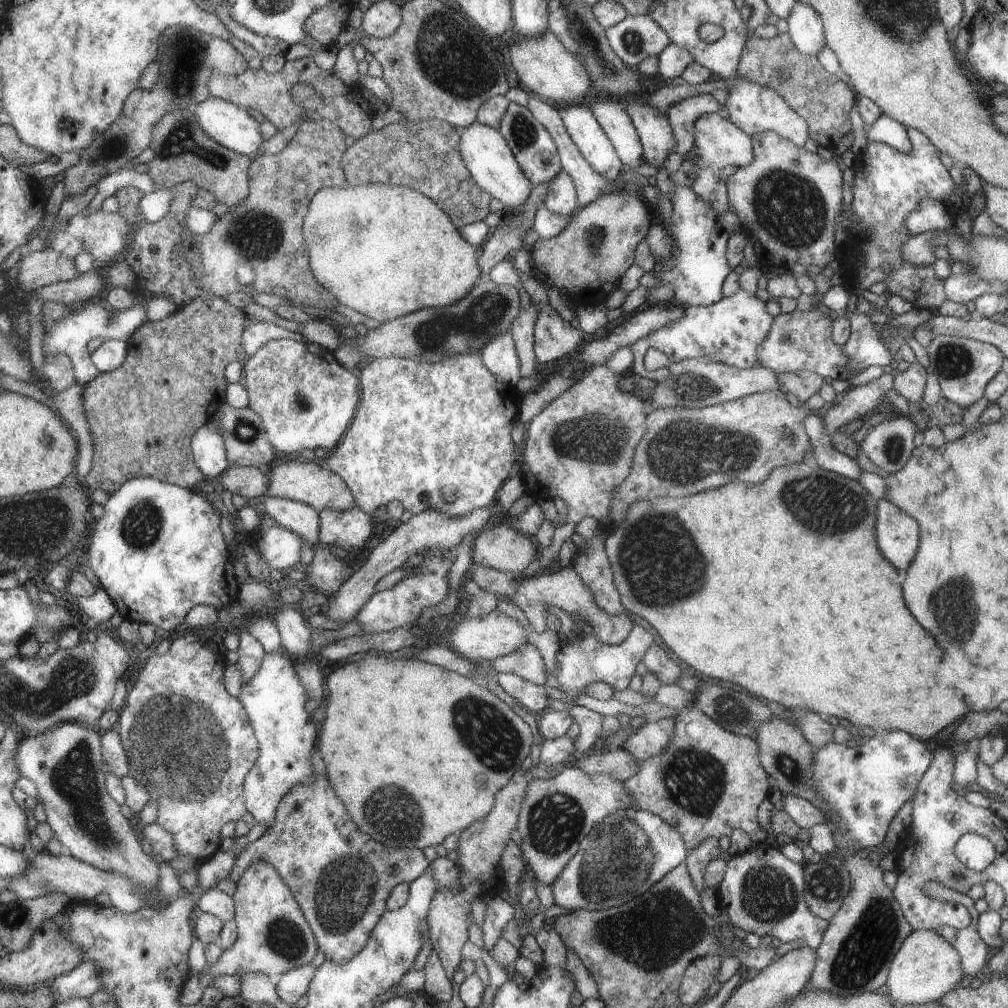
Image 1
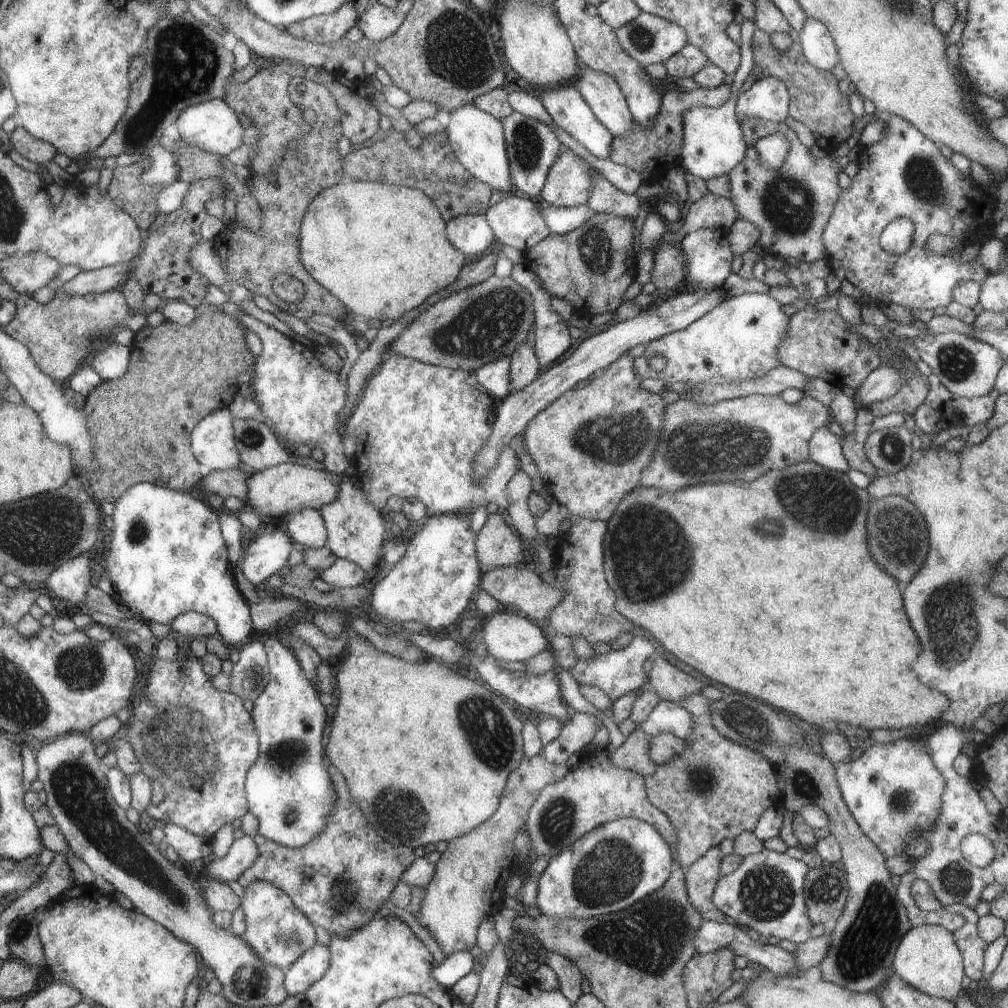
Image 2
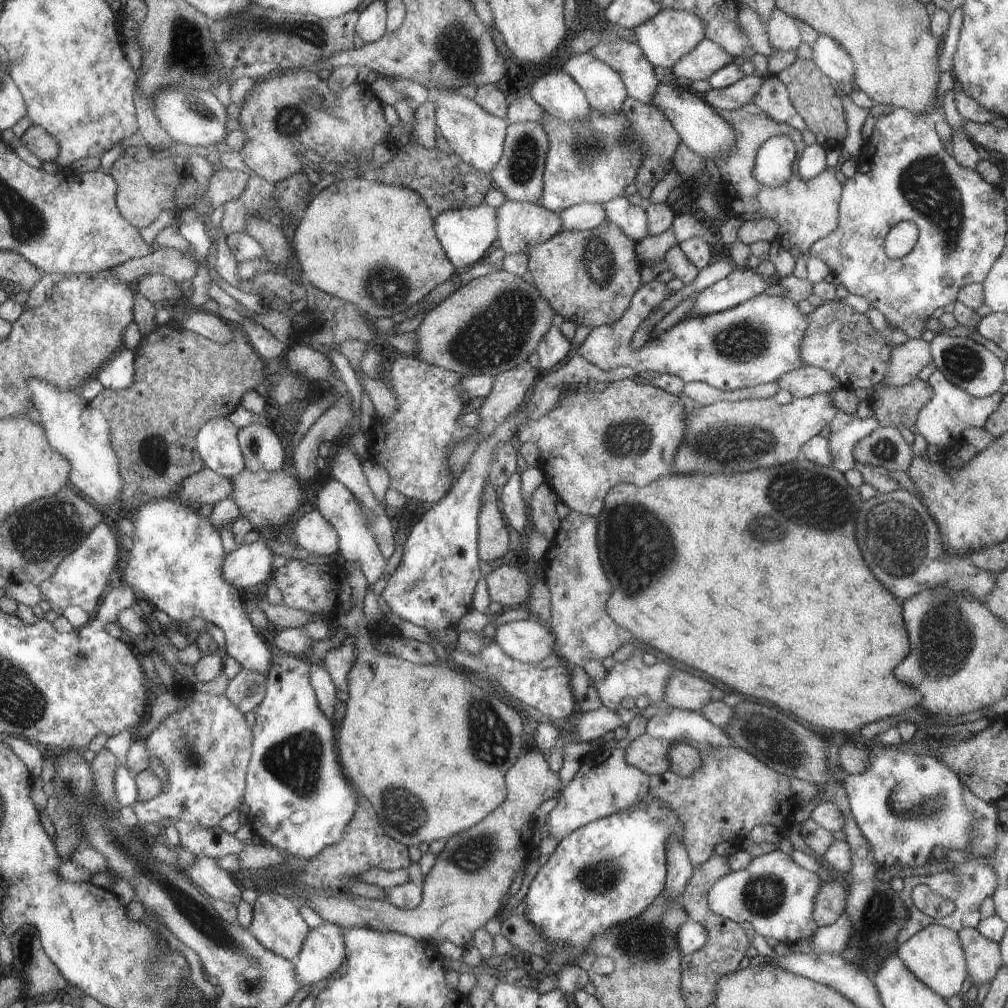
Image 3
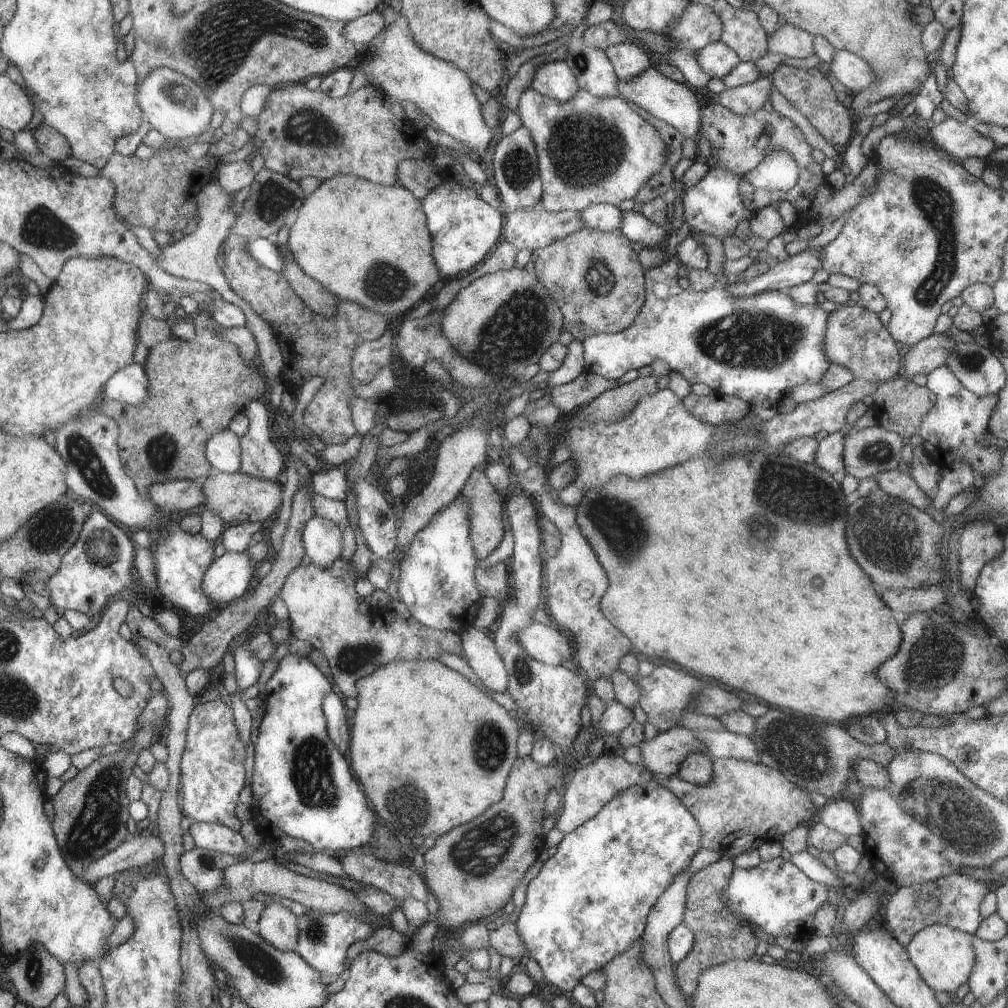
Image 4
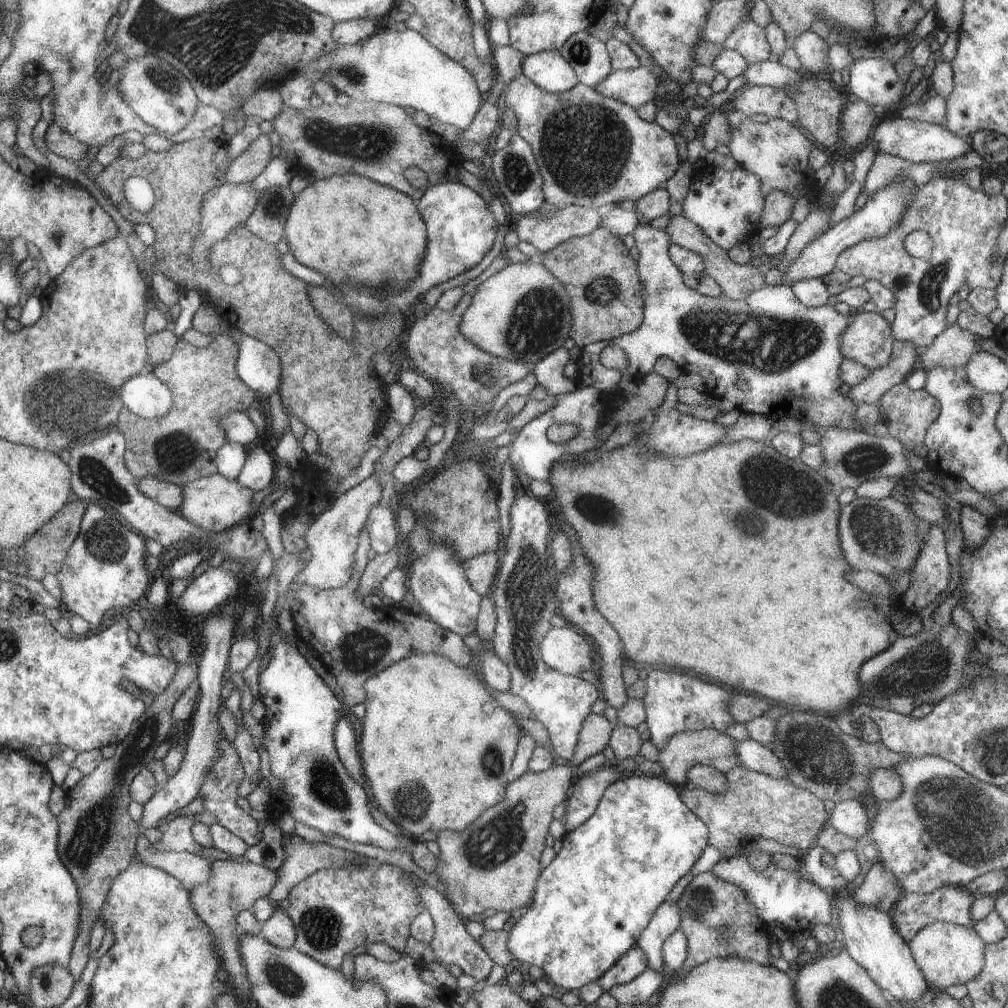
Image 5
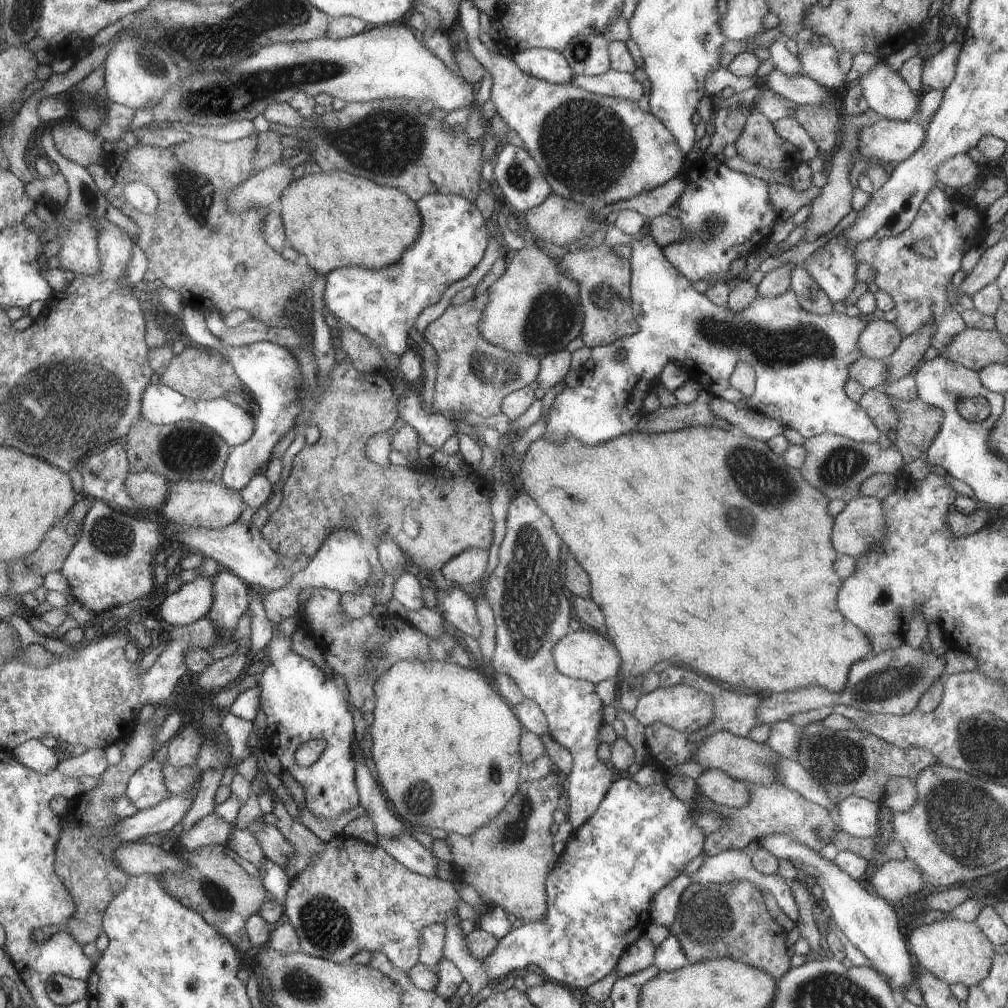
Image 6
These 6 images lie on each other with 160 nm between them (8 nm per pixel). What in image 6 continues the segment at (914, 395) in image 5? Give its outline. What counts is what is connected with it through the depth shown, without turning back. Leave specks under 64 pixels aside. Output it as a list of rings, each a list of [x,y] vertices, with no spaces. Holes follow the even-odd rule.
[[[892,399],[899,414],[896,443],[904,462],[914,462],[932,444],[943,423],[944,413],[939,408],[926,405],[920,399],[901,401]]]

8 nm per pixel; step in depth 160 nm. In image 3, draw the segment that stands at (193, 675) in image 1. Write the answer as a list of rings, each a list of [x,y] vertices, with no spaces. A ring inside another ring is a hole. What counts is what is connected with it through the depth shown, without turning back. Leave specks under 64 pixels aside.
[[[189,684],[187,687],[181,688],[177,696],[178,700],[191,697],[192,701],[186,708],[165,718],[164,722],[145,741],[150,754],[156,755],[156,758],[165,766],[169,780],[162,794],[132,805],[141,826],[148,822],[167,823],[172,820],[181,820],[214,828],[219,825],[224,816],[230,814],[238,804],[242,803],[242,796],[245,796],[246,762],[251,760],[253,742],[252,730],[248,728],[248,724],[244,720],[244,713],[226,694],[214,695],[200,692],[200,690],[192,690]]]

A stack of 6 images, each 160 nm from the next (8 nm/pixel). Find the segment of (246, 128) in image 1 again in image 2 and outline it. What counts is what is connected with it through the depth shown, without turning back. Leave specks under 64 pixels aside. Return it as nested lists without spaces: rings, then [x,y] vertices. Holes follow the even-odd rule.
[[[212,99],[182,109],[175,120],[180,140],[192,147],[218,156],[227,156],[242,144],[242,124],[235,111],[224,99]]]

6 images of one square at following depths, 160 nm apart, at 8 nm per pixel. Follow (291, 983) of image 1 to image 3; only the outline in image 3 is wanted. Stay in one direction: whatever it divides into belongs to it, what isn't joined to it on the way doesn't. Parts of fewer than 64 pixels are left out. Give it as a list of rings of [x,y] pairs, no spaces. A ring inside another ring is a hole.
[[[324,923],[307,934],[303,948],[291,960],[303,986],[315,985],[344,964],[343,928],[336,923]]]

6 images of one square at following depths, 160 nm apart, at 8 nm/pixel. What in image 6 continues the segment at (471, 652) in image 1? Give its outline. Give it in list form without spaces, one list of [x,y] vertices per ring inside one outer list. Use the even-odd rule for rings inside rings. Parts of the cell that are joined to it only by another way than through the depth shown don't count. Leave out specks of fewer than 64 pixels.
[[[588,628],[572,631],[562,637],[553,649],[553,657],[562,674],[581,678],[595,685],[602,680],[614,680],[614,676],[622,668],[621,654],[615,643],[610,642],[606,635],[592,632],[592,629]]]

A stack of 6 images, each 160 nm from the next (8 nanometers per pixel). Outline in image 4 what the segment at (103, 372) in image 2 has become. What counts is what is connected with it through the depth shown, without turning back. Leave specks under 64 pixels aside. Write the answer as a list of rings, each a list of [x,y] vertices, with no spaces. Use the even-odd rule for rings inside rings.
[[[132,363],[120,369],[107,382],[108,400],[118,400],[124,406],[140,406],[149,398],[149,378],[145,368]]]

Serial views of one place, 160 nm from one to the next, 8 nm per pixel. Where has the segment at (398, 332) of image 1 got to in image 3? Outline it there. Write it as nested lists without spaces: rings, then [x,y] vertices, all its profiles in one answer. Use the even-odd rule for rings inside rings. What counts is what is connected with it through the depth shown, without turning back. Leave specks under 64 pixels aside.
[[[496,270],[460,285],[450,296],[430,309],[416,330],[420,353],[415,356],[444,370],[458,373],[462,378],[472,375],[496,377],[522,365],[530,354],[537,352],[540,341],[551,330],[556,317],[558,315],[554,308],[533,283],[526,282],[521,275]]]

